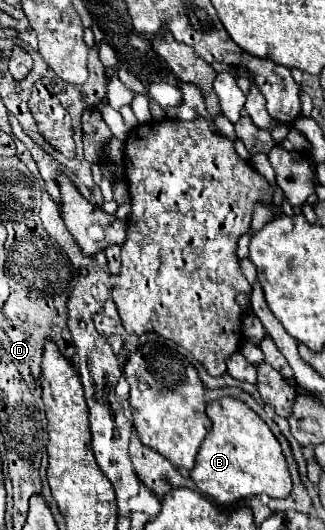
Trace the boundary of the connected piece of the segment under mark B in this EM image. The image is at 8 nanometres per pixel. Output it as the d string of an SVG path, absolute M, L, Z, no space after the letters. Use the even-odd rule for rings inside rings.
M219 398L207 404L207 416L213 426L205 436L191 480L201 492L219 504L231 504L239 498L267 494L269 498L287 498L291 492L291 476L281 446L269 426L241 400Z

